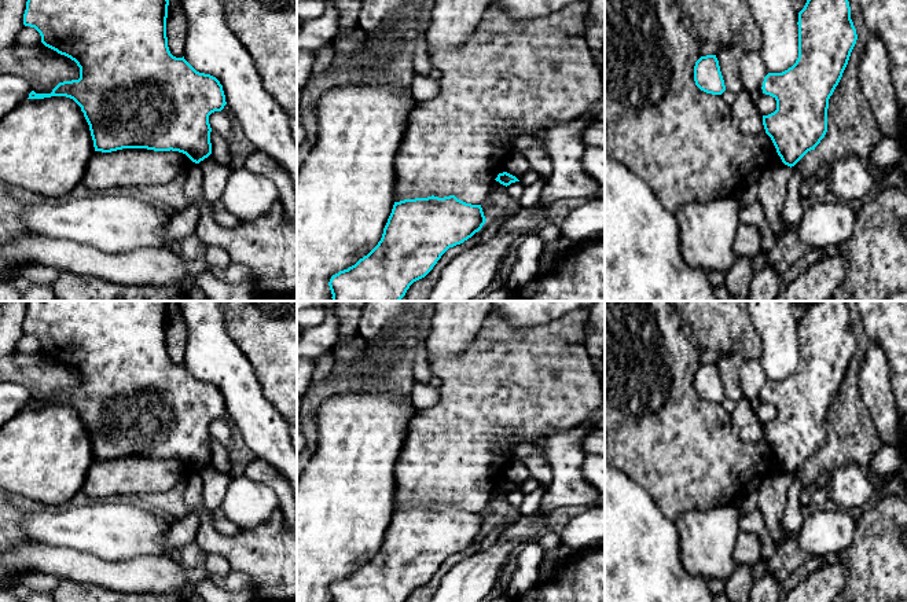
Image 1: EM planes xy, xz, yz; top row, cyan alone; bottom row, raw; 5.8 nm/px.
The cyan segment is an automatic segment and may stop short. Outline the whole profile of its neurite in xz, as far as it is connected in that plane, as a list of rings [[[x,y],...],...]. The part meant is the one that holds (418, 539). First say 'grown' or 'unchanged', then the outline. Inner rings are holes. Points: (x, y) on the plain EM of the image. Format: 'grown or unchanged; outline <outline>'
unchanged; outline [[[455,503],[394,510],[378,553],[355,573],[331,584],[331,602],[405,602],[449,555],[471,546],[485,529],[481,513],[466,511]]]

